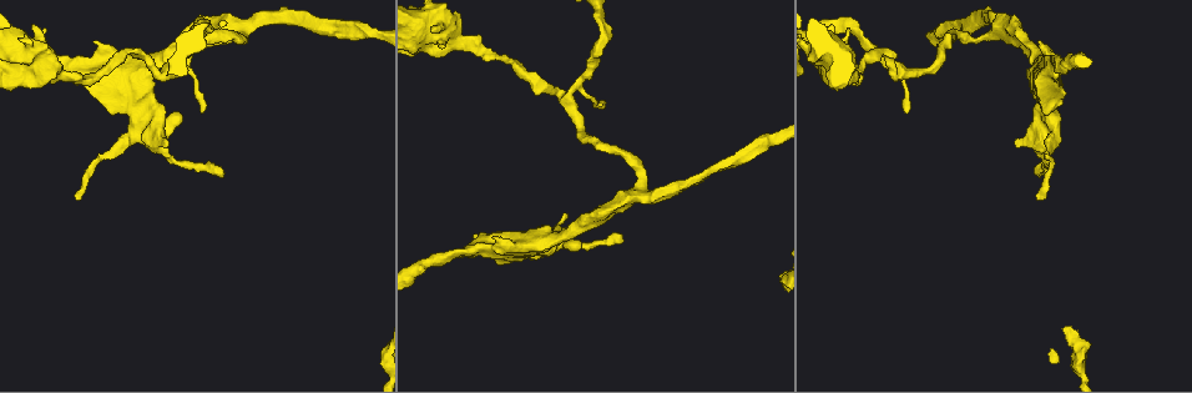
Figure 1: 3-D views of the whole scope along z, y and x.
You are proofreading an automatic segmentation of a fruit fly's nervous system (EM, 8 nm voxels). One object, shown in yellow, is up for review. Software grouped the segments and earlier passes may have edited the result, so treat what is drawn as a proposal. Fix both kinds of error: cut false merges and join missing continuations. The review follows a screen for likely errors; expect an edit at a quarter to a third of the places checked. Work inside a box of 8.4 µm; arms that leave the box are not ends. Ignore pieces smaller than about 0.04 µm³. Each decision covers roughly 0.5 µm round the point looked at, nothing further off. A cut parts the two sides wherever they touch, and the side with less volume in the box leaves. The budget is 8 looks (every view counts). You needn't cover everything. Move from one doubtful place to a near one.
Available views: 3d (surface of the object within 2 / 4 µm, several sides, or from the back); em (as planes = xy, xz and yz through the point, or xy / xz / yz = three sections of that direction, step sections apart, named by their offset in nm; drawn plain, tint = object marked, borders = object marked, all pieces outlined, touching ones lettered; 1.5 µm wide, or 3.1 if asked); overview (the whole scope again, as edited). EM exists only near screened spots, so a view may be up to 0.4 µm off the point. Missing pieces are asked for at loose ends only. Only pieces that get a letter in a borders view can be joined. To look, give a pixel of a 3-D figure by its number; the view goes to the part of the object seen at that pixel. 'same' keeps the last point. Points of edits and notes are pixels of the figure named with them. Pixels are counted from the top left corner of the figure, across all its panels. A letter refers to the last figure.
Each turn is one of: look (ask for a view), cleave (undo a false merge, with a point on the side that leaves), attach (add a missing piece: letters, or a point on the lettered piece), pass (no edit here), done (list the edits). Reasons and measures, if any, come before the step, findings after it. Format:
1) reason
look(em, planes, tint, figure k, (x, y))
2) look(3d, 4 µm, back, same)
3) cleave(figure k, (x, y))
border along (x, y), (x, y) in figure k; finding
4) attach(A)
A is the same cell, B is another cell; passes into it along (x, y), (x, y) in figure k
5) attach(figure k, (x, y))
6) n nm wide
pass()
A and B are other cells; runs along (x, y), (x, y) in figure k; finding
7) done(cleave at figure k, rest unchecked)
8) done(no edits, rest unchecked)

thick end
look(em, yz, step 4, tint, figure 1, (97, 40))

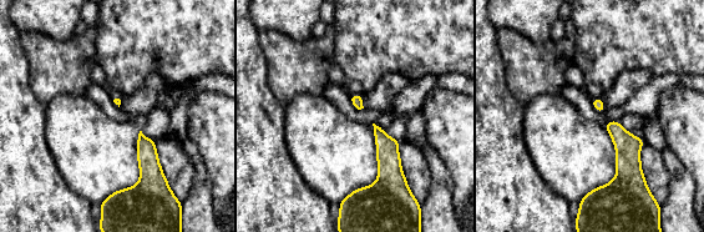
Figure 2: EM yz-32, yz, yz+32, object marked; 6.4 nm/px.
look(em, planes, borders, same)

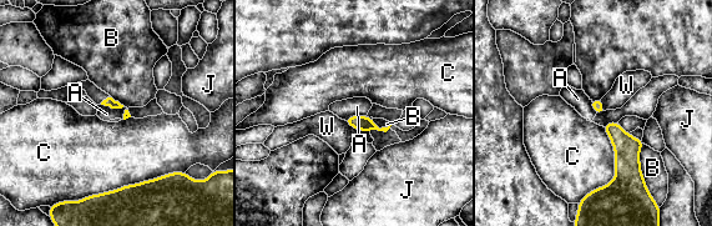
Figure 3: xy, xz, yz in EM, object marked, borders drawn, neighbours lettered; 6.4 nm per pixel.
pass()
A, B, C, J and W are other cells; border along (644, 144), (640, 151), (640, 170) in figure 3; no lettered piece goes on from it

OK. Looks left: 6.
stops while still wide
look(em, xz, step 4, borders, figure 1, (849, 31))

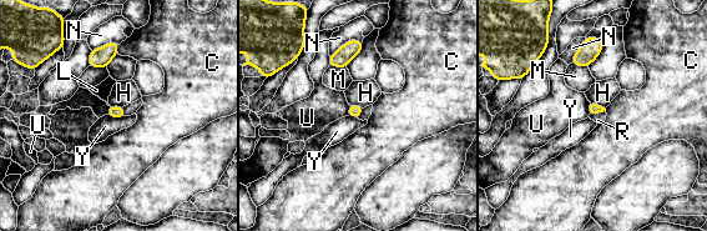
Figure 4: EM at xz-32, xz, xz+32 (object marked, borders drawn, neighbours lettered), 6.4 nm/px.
look(em, planes, borders, same)

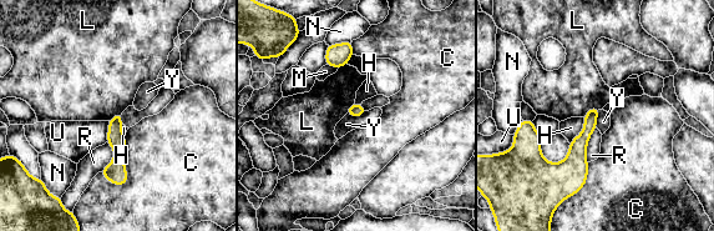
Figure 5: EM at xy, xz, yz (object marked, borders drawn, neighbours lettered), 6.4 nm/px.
pass()
C, H, L, M, N, R, U and Y are other cells; none of them fits

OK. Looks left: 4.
a fork
look(em, planes, borders, figure 1, (566, 99))

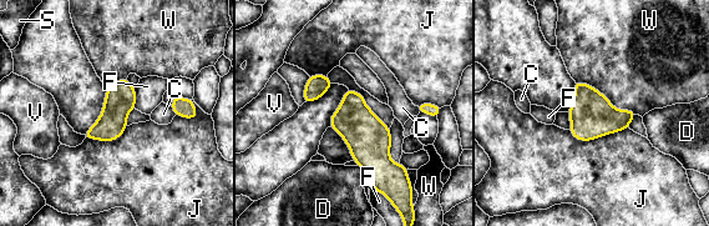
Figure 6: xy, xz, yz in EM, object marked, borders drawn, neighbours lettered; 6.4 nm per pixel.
200 nm wide
pass()
C, D, F, J, S, V and W are other cells; border along (628, 127), (591, 140), (568, 130) in figure 6; all the same cell

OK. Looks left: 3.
done(no edits, rest unchecked)

